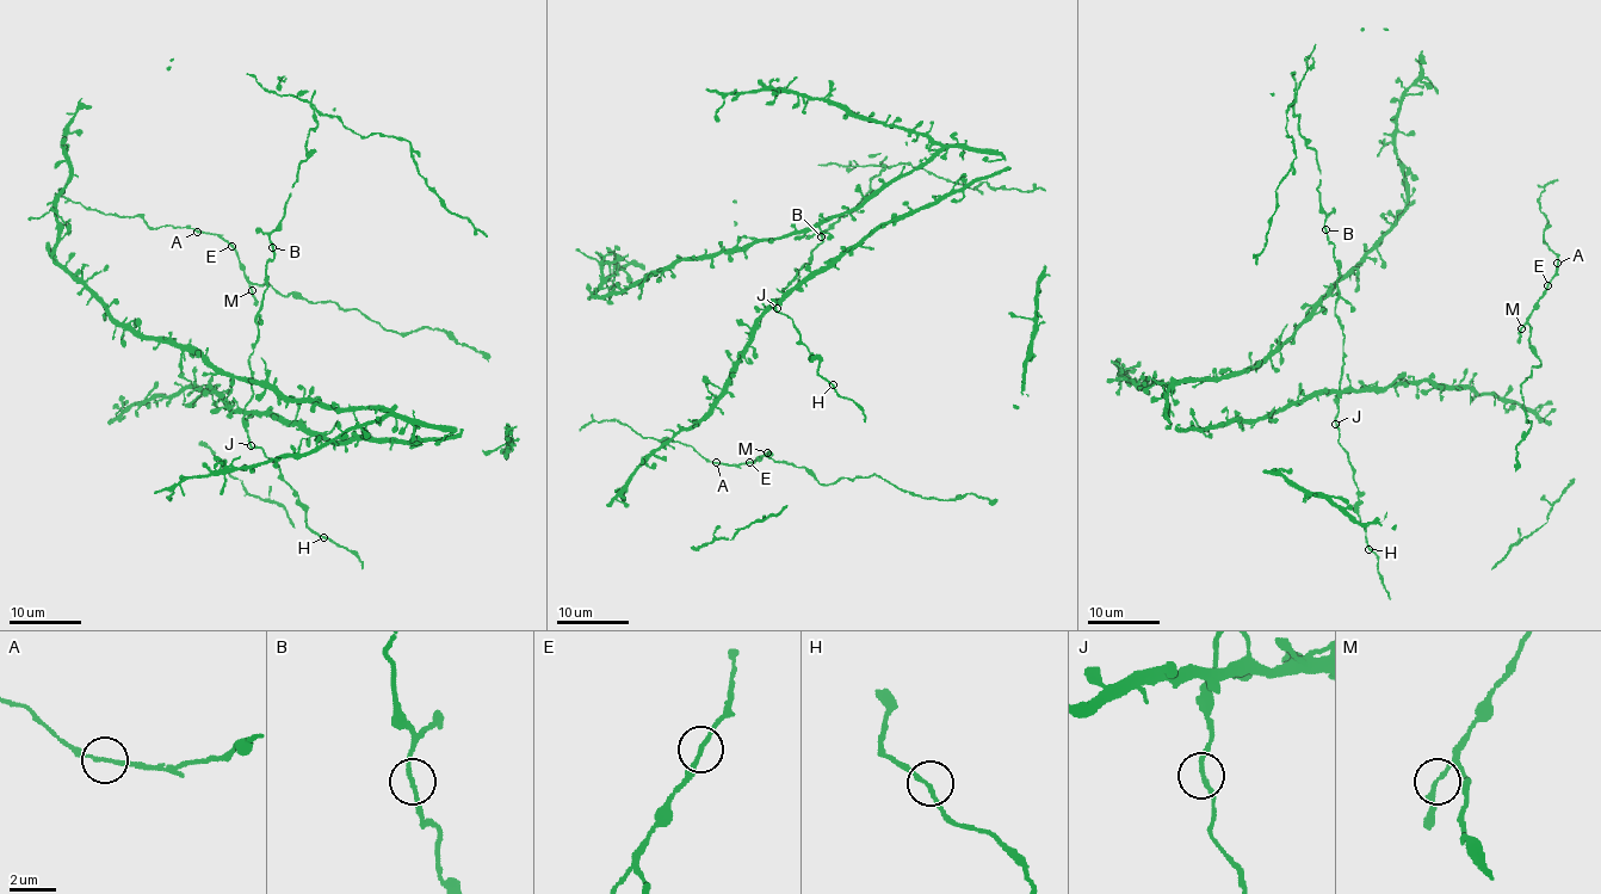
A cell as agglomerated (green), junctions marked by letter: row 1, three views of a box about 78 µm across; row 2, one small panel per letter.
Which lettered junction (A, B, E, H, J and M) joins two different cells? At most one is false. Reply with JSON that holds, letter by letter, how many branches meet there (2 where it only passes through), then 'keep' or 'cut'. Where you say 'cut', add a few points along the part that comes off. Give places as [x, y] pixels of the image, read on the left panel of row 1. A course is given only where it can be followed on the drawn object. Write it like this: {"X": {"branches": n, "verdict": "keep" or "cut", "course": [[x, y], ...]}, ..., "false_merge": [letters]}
{"A": {"branches": 2, "verdict": "keep"}, "B": {"branches": 2, "verdict": "keep"}, "E": {"branches": 2, "verdict": "keep"}, "H": {"branches": 2, "verdict": "keep"}, "J": {"branches": 2, "verdict": "keep"}, "M": {"branches": 2, "verdict": "keep"}, "false_merge": []}

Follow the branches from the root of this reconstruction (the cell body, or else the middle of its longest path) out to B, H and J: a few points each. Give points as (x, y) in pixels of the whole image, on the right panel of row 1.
B: (1221, 425), (1228, 419), (1258, 418), (1300, 399), (1339, 389), (1345, 337), (1334, 310), (1339, 261), (1326, 229)
H: (1221, 425), (1228, 419), (1269, 414), (1317, 394), (1336, 394), (1339, 442), (1357, 484), (1358, 516), (1368, 549)
J: (1221, 425), (1228, 419), (1241, 421), (1269, 414), (1300, 399), (1330, 390), (1337, 396), (1335, 424)

